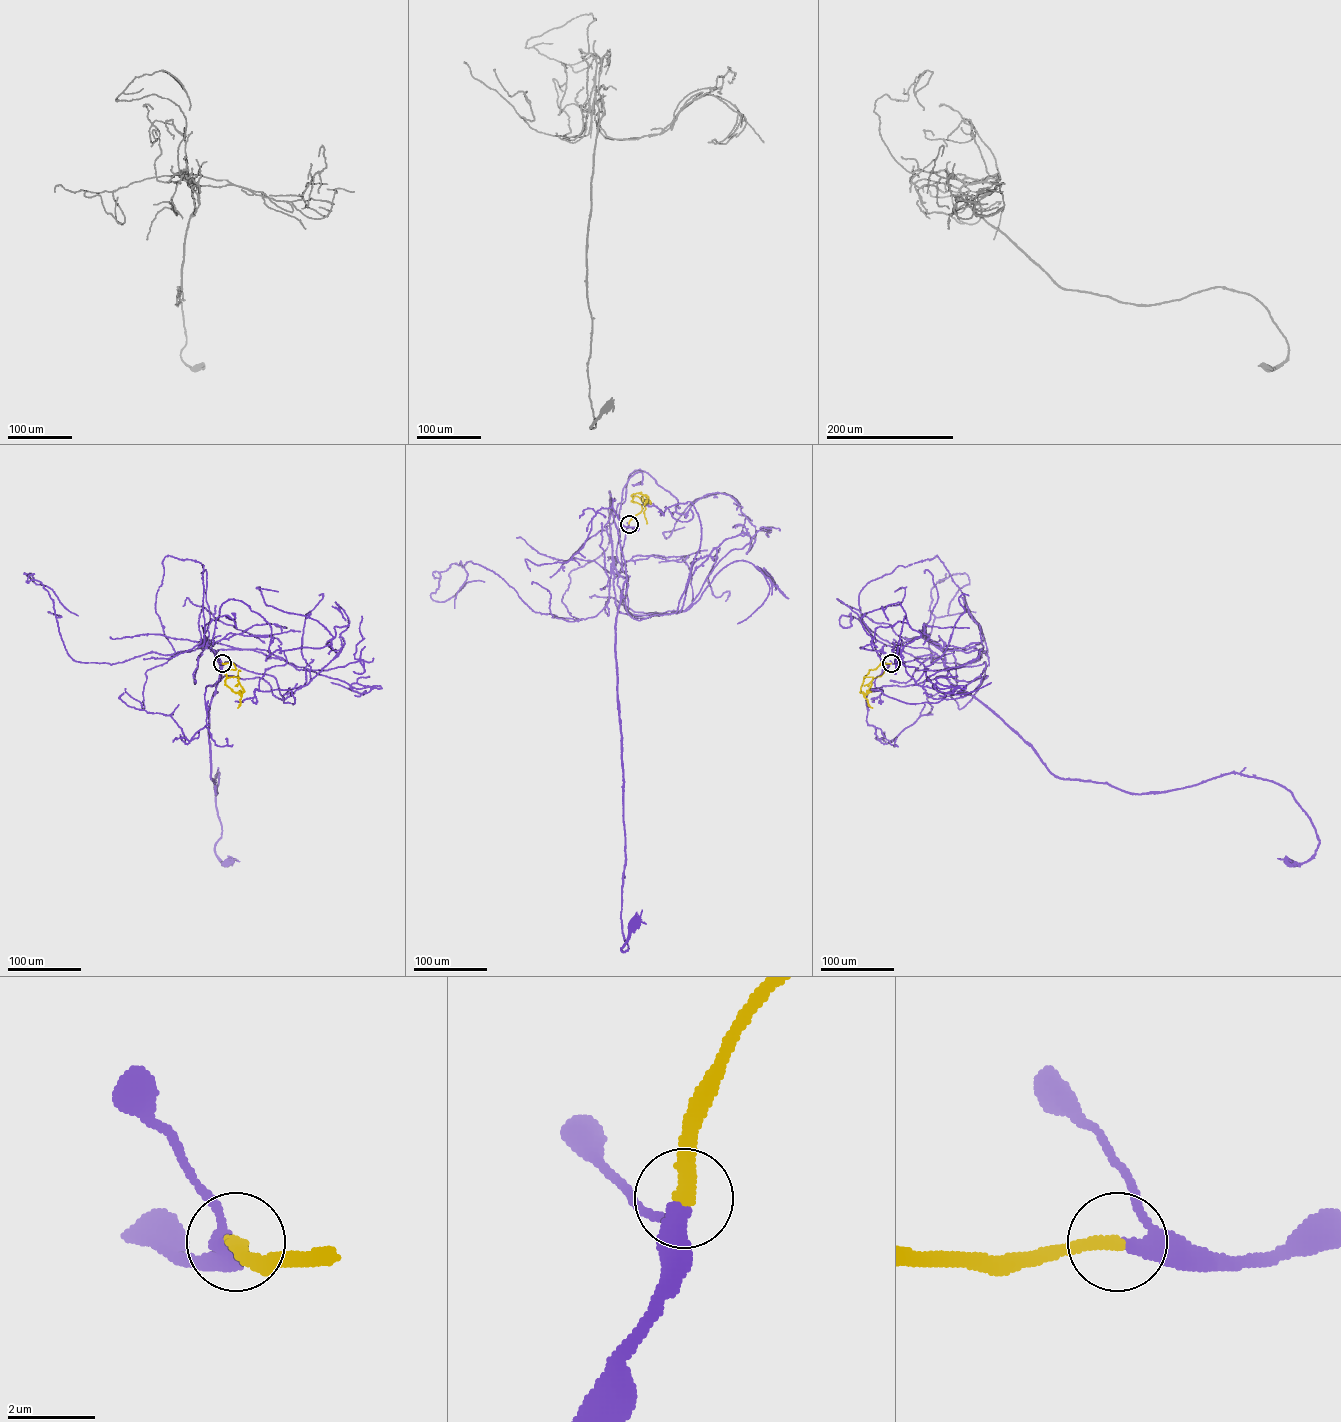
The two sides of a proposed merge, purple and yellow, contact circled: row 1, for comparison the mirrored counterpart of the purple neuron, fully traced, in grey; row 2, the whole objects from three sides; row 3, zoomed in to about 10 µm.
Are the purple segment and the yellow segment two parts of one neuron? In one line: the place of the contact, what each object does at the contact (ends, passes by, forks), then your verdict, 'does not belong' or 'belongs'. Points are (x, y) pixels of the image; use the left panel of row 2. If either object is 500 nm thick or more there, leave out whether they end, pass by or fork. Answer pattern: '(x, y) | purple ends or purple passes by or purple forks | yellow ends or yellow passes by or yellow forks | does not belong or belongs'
(222, 663) | purple passes by | yellow ends | belongs

